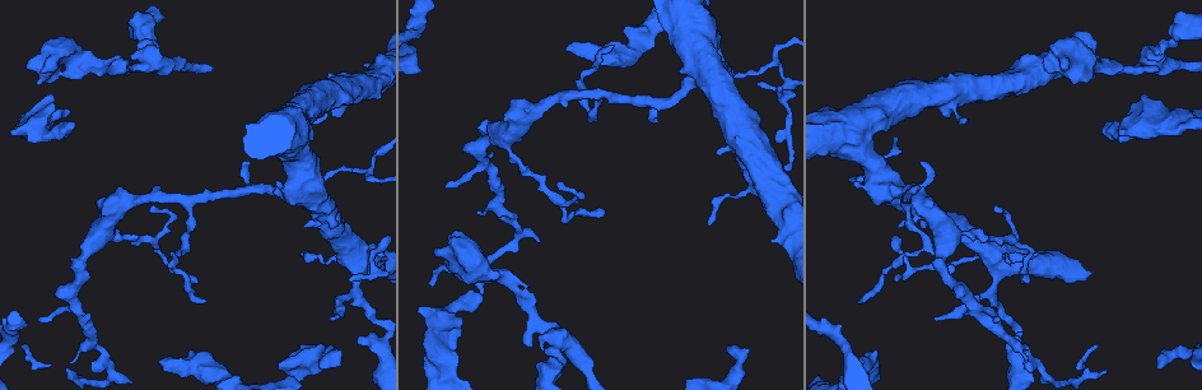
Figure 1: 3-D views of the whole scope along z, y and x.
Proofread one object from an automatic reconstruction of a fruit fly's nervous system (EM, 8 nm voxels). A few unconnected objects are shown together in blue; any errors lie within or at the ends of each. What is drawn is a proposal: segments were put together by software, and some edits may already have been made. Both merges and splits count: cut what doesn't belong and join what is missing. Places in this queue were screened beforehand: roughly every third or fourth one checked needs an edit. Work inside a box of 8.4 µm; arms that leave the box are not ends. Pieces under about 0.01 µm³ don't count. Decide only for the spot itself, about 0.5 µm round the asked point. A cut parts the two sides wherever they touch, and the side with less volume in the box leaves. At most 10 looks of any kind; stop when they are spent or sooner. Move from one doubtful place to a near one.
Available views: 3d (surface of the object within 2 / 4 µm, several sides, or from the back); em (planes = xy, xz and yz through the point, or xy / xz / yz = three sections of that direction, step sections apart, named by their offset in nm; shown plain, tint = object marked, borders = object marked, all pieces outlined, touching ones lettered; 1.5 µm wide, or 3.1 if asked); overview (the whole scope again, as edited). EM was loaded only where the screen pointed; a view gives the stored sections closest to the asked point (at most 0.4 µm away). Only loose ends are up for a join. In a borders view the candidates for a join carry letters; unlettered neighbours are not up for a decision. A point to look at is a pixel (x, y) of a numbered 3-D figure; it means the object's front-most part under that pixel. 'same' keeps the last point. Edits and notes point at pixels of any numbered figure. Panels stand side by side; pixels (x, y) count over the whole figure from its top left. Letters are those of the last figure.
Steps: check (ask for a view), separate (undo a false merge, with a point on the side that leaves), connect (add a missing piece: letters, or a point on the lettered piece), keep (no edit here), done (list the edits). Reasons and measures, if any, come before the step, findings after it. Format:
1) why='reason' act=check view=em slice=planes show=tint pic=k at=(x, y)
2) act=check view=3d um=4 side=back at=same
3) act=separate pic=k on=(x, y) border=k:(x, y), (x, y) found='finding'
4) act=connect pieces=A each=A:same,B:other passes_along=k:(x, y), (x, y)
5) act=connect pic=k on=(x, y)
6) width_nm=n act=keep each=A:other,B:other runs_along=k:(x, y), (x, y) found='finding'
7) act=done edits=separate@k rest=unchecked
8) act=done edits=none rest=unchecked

act=check view=em slice=xz step=8 show=borders pic=1 at=(71, 362)

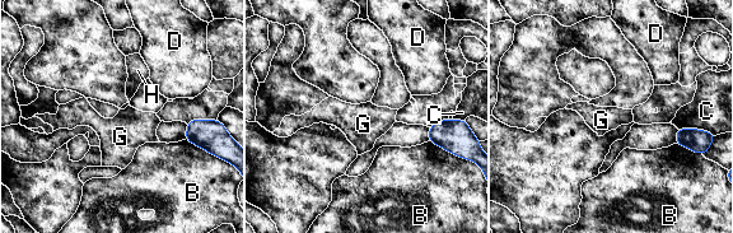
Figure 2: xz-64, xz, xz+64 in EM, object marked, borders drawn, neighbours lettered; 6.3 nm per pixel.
why='another direction' act=check view=em slice=planes show=borders at=same

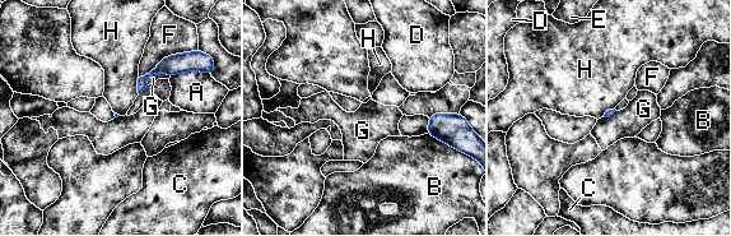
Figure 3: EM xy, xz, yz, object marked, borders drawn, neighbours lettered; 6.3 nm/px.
act=keep each=A:other,B:other,C:other,D:other,E:other,F:other,G:other,H:other border=3:(139, 78), (138, 93) found='none of them fits'

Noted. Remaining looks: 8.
act=check view=3d um=4 pic=1 at=(1140, 100)

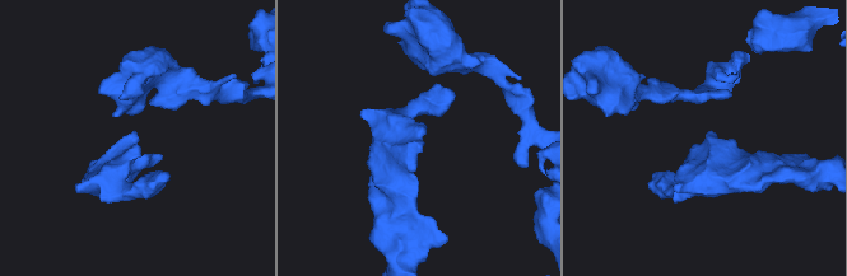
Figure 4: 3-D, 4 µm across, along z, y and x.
why='need the tissue' act=check view=em slice=yz step=8 show=borders pic=4 at=(707, 135)

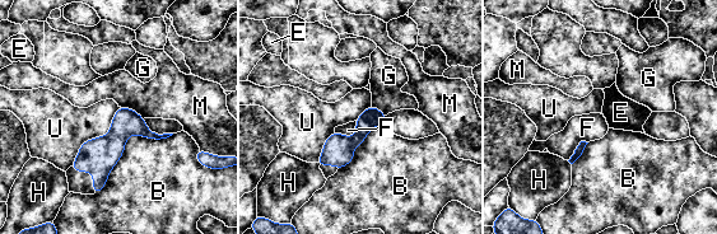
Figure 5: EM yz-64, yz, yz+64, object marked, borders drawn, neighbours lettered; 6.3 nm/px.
act=keep each=B:other,E:other,F:other,G:other,H:other,M:other,U:other border=5:(120, 107), (70, 165) found='none of them fits'

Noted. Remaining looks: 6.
why='thick turns thin' act=check view=em slice=planes show=borders pic=1 at=(177, 365)

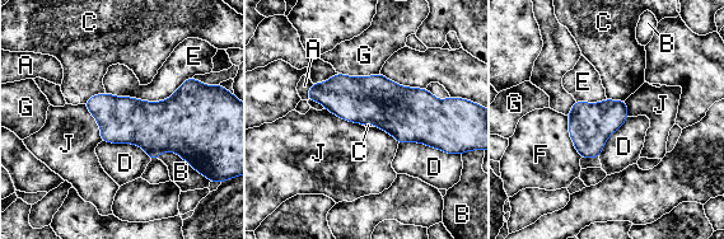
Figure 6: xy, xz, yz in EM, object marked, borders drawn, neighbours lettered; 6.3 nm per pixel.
act=keep each=A:other,B:other,C:other,D:other,E:other,F:other,G:other,J:other border=6:(192, 76), (162, 101), (106, 93) found='all the same cell'

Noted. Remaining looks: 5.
act=check view=3d um=4 pic=1 at=(358, 336)

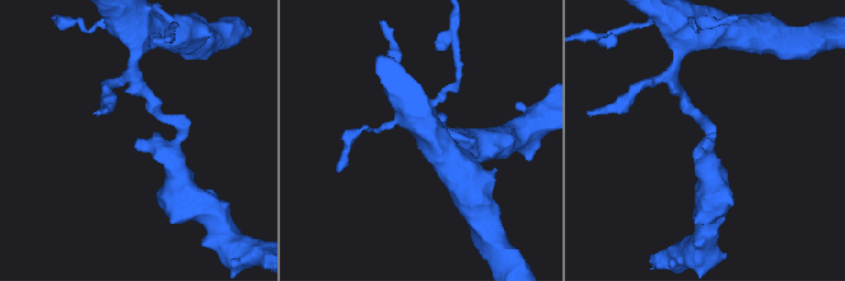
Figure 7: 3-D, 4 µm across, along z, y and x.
act=check view=em slice=yz step=4 show=plain pic=7 at=(703, 142)

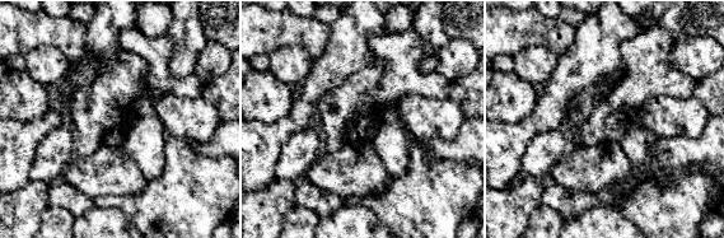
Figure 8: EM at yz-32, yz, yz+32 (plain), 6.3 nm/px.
why='what lies round it' act=check view=em slice=yz step=4 show=borders at=same

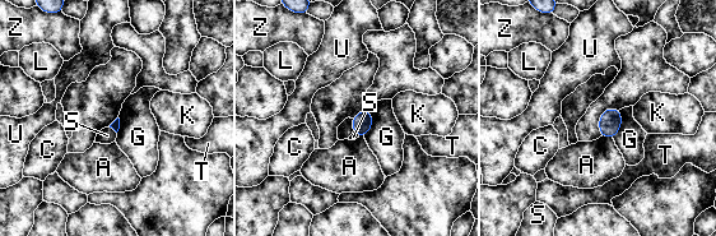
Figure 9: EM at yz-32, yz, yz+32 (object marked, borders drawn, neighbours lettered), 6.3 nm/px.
longest_contact=G:190nm act=keep each=A:other,C:other,G:other,K:other,L:other,S:other,T:other,U:other,Z:other found='no lettered piece goes on from it'

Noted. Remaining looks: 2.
act=done edits=none rest=unchecked

